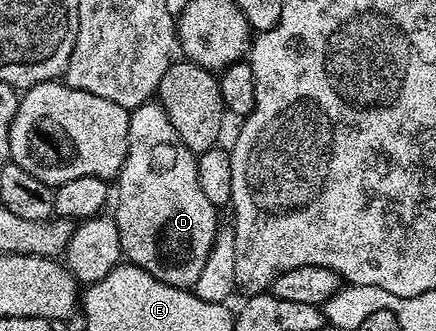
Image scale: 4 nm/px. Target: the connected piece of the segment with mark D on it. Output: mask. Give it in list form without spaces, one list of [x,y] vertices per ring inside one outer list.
[[[149,100],[130,110],[130,144],[122,171],[116,179],[116,202],[118,211],[112,214],[119,228],[119,242],[125,261],[139,266],[164,284],[193,288],[204,269],[205,261],[213,250],[220,229],[219,207],[208,200],[198,175],[198,159],[180,140],[176,128],[168,120],[162,103]]]

